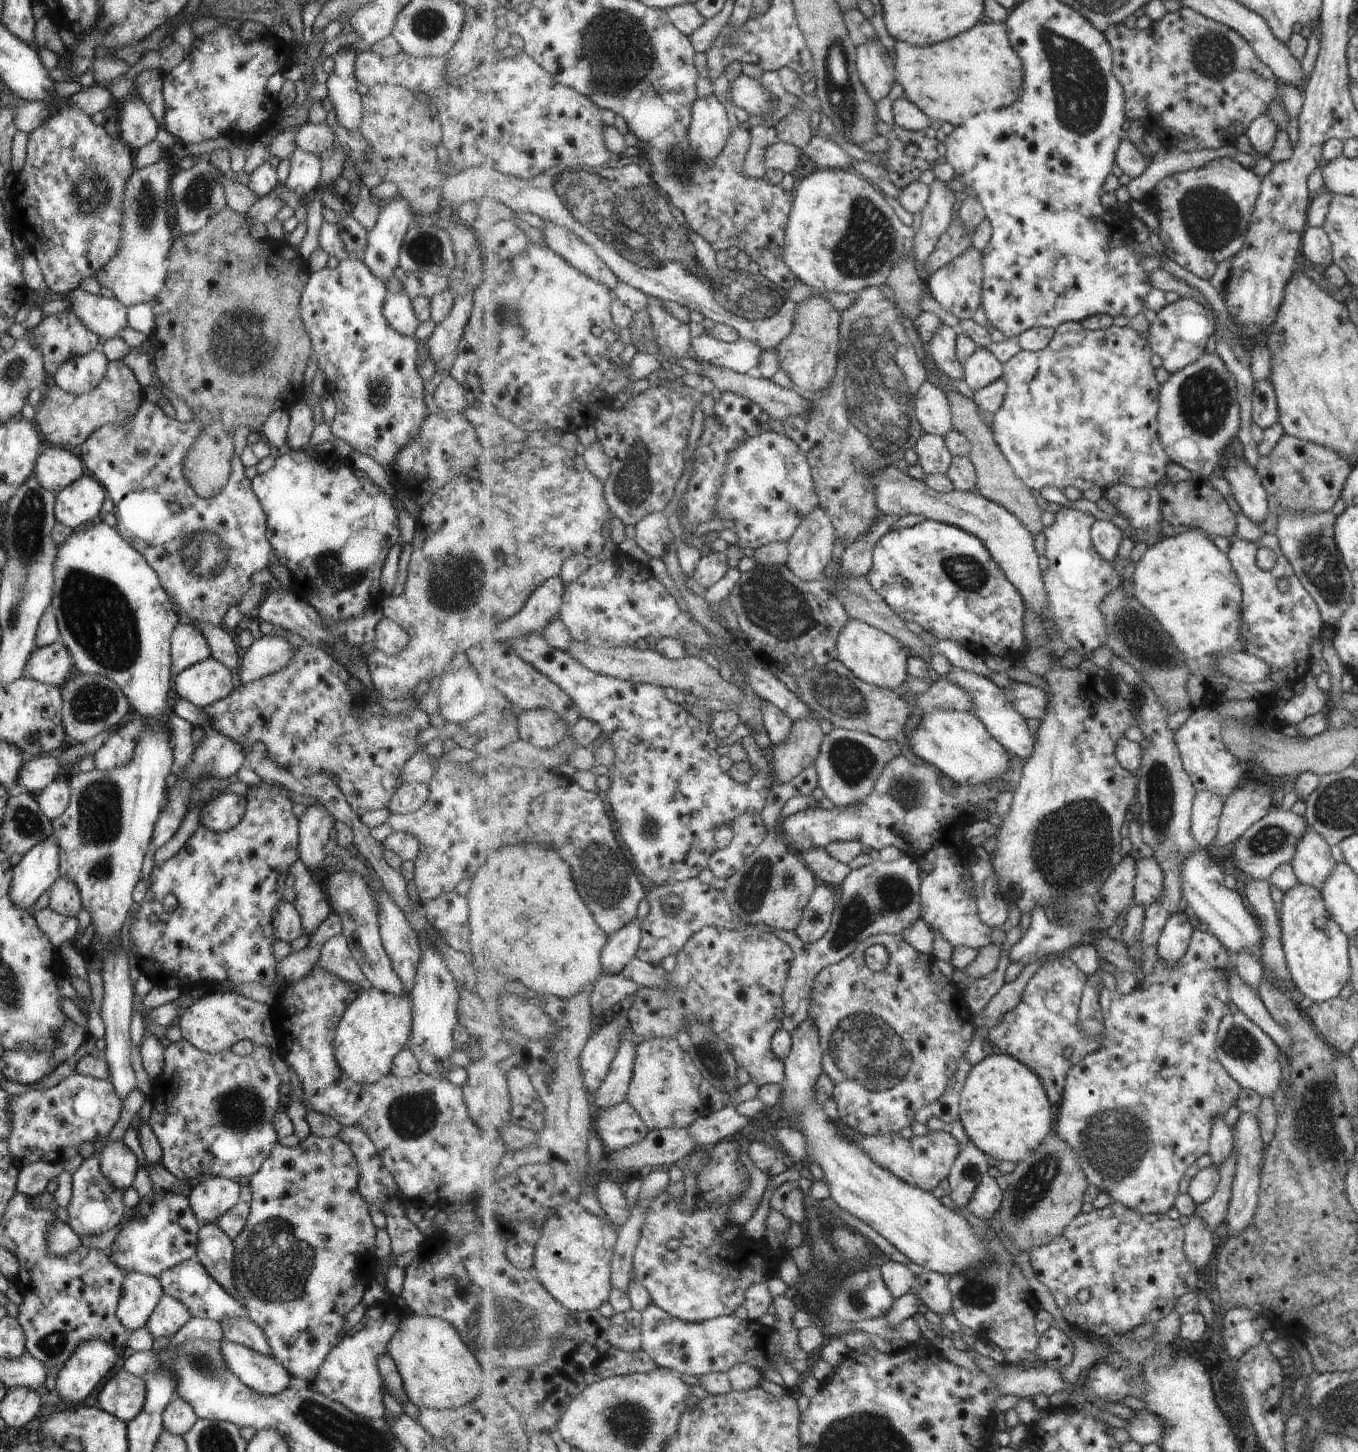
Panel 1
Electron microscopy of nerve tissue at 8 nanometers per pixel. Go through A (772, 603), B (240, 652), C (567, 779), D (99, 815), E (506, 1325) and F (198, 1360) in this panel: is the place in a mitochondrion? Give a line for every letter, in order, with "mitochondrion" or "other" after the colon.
A: mitochondrion
B: other
C: other
D: mitochondrion
E: mitochondrion
F: mitochondrion

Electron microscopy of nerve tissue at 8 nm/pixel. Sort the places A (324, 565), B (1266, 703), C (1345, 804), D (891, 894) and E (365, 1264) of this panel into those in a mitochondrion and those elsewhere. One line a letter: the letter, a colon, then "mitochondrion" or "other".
A: mitochondrion
B: other
C: mitochondrion
D: mitochondrion
E: other

